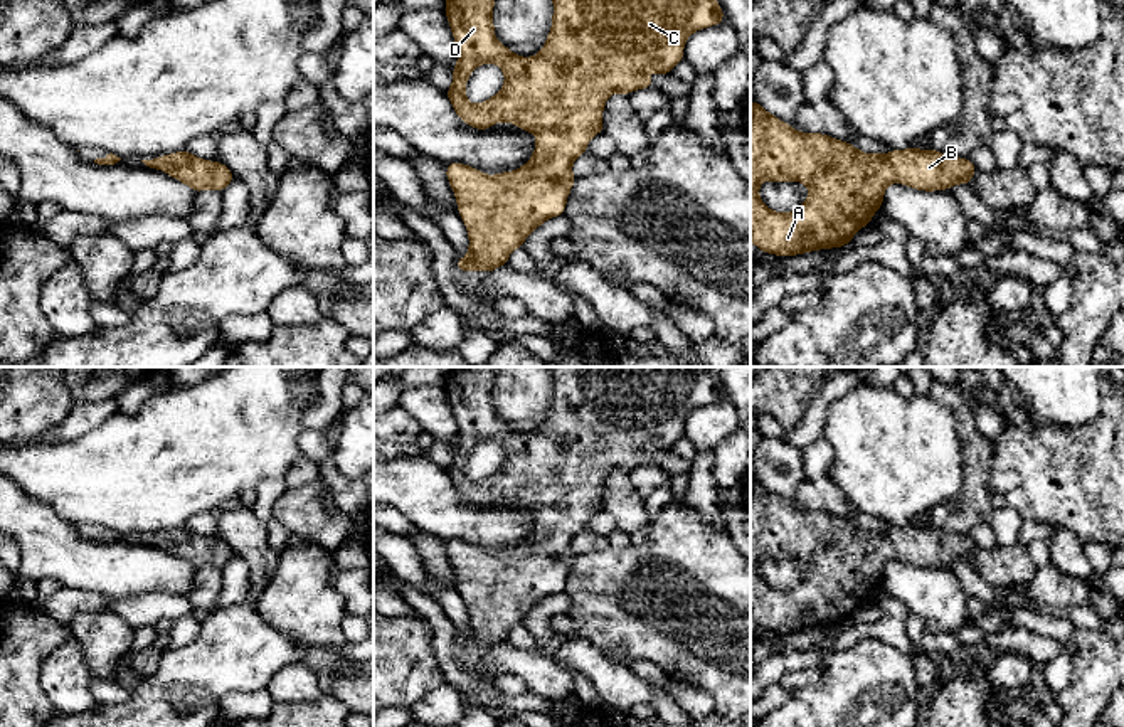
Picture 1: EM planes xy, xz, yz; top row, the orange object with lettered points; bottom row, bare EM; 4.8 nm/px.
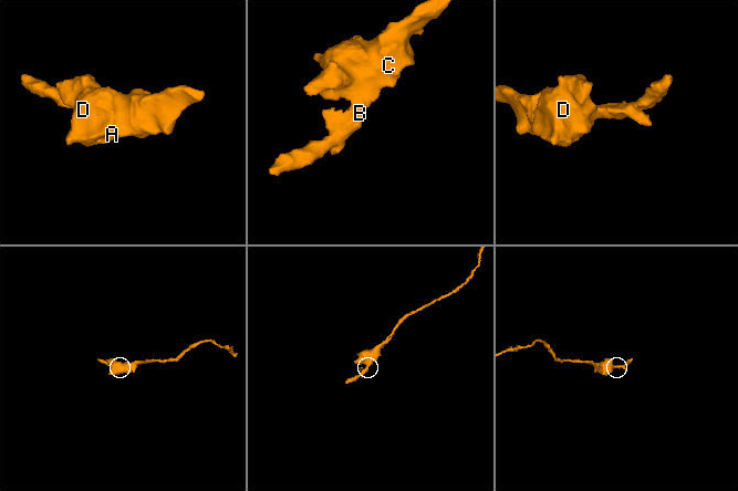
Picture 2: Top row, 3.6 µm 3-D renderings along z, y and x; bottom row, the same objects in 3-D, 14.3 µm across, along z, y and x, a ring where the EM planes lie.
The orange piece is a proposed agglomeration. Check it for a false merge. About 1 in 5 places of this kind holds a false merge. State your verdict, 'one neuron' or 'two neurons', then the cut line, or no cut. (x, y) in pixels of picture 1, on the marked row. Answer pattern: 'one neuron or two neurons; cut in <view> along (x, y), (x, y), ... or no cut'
one neuron; no cut

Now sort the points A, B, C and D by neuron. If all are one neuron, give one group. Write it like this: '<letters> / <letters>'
A B C D

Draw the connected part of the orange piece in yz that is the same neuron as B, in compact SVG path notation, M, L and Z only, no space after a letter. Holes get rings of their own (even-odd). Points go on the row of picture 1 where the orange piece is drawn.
M750 101L750 241L761 252L789 257L843 247L872 222L883 204L885 188L893 182L924 192L949 190L956 183L969 185L976 172L971 160L944 155L934 148L910 146L890 150L887 155L863 153L851 143L823 133L799 133ZM764 180L803 182L809 188L806 202L787 214L771 210L759 197L759 185Z

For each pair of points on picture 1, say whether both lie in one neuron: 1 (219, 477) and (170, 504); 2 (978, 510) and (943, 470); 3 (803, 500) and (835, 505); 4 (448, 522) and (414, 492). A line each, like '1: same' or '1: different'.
1: same
2: different
3: same
4: same

